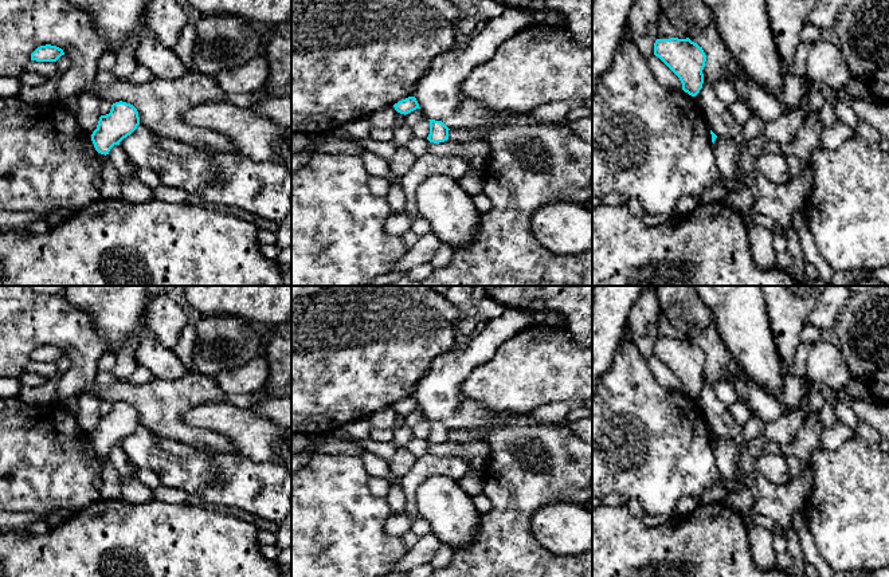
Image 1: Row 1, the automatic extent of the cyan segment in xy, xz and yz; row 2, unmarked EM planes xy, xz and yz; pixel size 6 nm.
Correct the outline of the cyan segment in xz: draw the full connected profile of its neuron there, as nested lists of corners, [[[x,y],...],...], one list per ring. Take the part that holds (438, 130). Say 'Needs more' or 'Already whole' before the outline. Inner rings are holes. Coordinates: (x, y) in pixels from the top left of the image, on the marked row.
Already whole. [[[430,121],[430,134],[427,140],[434,144],[444,142],[449,140],[449,127],[442,121]]]

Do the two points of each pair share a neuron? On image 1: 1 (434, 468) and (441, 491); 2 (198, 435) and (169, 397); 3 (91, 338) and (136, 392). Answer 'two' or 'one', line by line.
1: two
2: one
3: two

